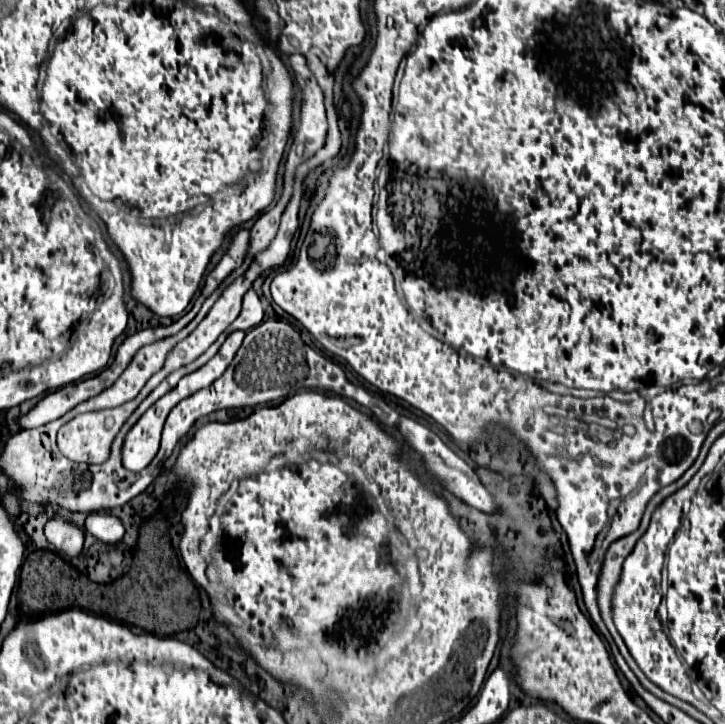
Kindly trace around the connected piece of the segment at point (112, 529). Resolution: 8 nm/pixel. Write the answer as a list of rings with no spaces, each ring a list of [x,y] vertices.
[[[94,512],[86,518],[86,532],[104,544],[116,544],[124,536],[124,526],[116,516],[110,516],[108,512]]]

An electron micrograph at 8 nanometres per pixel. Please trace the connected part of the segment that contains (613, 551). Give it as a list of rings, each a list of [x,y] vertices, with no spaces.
[[[650,504],[644,512],[642,524],[636,532],[612,542],[612,546],[608,548],[608,554],[604,554],[604,566],[600,570],[600,578],[598,578],[598,608],[604,620],[610,620],[610,598],[612,598],[612,588],[618,582],[620,570],[622,570],[622,562],[624,558],[630,554],[630,550],[634,548],[636,540],[646,532],[648,524],[650,524],[650,516],[654,512],[650,512]]]

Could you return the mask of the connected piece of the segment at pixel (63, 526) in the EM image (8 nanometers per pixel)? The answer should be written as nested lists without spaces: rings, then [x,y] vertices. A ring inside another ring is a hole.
[[[52,518],[46,524],[44,534],[46,534],[46,540],[52,546],[52,550],[58,552],[64,560],[70,562],[82,554],[84,532],[78,526],[70,524],[62,518]]]

